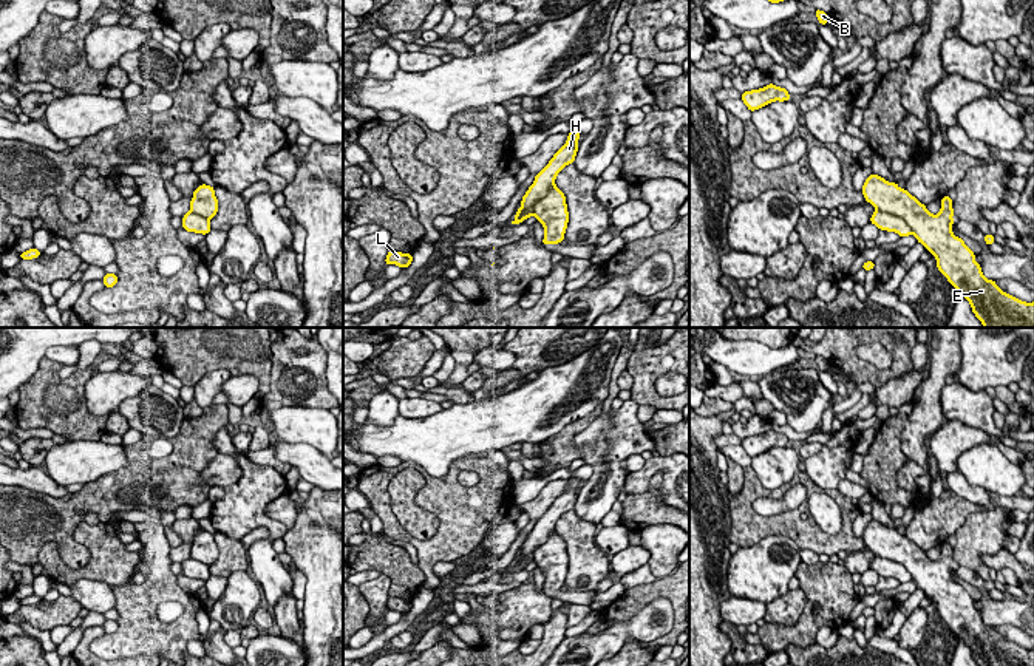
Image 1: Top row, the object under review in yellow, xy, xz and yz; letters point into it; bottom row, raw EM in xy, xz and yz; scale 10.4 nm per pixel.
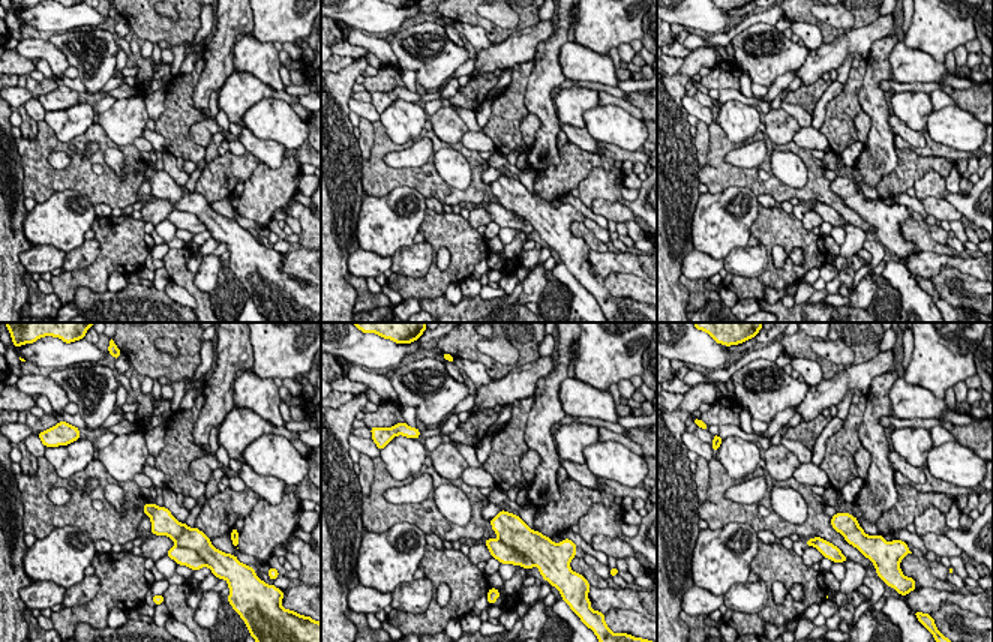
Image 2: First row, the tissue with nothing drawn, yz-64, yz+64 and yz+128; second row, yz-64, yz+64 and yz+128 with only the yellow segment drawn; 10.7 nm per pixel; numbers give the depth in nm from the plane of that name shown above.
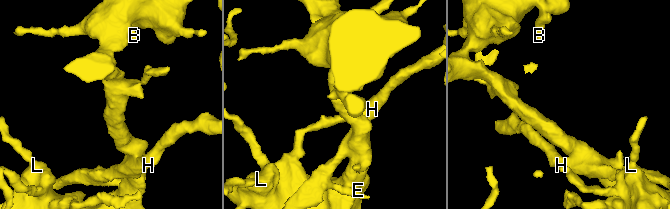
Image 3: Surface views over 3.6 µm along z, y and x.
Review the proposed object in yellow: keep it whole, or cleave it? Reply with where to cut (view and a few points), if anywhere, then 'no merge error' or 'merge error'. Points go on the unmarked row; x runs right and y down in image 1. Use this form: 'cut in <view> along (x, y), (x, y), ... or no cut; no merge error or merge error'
no cut; no merge error

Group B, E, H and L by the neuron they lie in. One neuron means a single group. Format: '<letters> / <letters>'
B E H L

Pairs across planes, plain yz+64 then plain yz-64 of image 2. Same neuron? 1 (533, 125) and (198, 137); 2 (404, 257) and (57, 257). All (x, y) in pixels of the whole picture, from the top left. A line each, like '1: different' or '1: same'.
1: same
2: different

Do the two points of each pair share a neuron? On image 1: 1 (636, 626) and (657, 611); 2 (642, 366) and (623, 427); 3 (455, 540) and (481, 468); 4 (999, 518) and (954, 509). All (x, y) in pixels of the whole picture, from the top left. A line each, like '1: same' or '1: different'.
1: same
2: different
3: same
4: different

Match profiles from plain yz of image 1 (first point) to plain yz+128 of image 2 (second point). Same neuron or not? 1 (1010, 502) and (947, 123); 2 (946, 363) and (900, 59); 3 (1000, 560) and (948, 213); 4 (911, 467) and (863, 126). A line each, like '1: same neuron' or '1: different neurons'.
1: different neurons
2: different neurons
3: same neuron
4: same neuron

